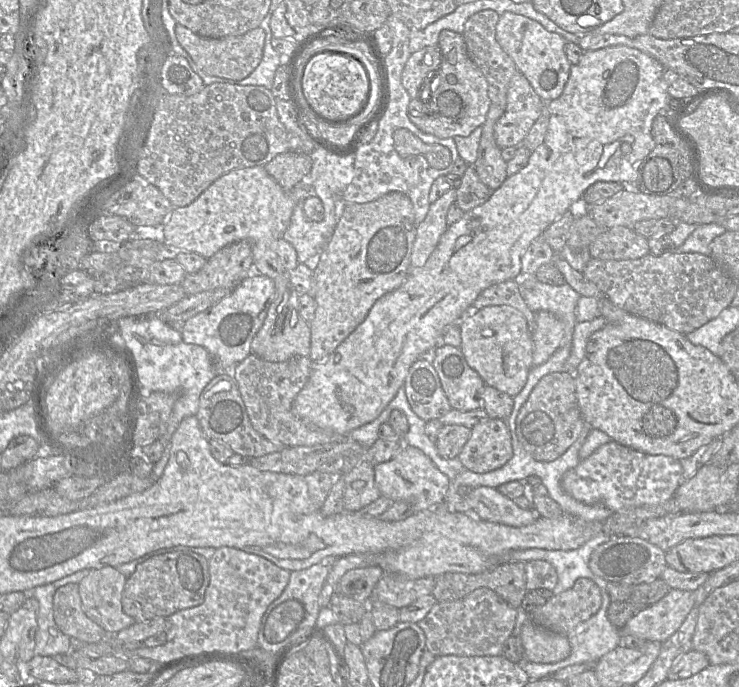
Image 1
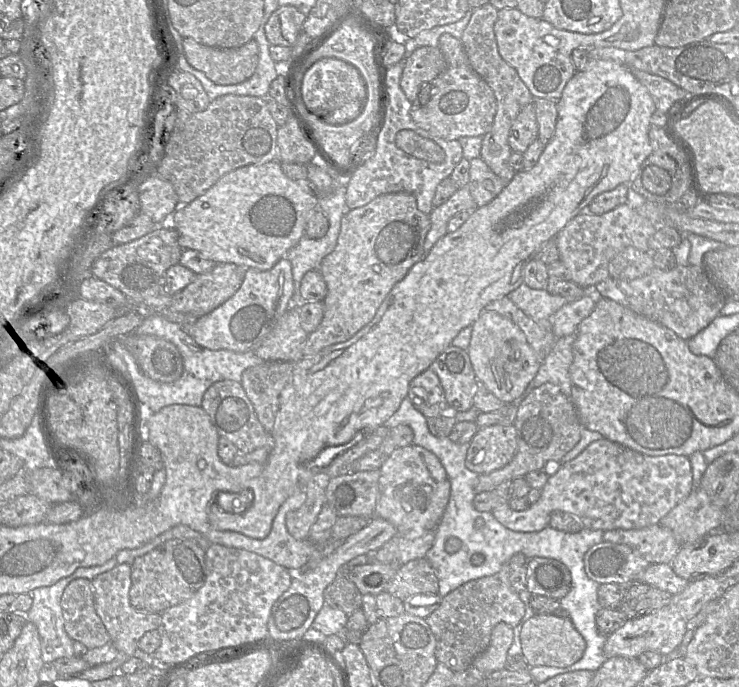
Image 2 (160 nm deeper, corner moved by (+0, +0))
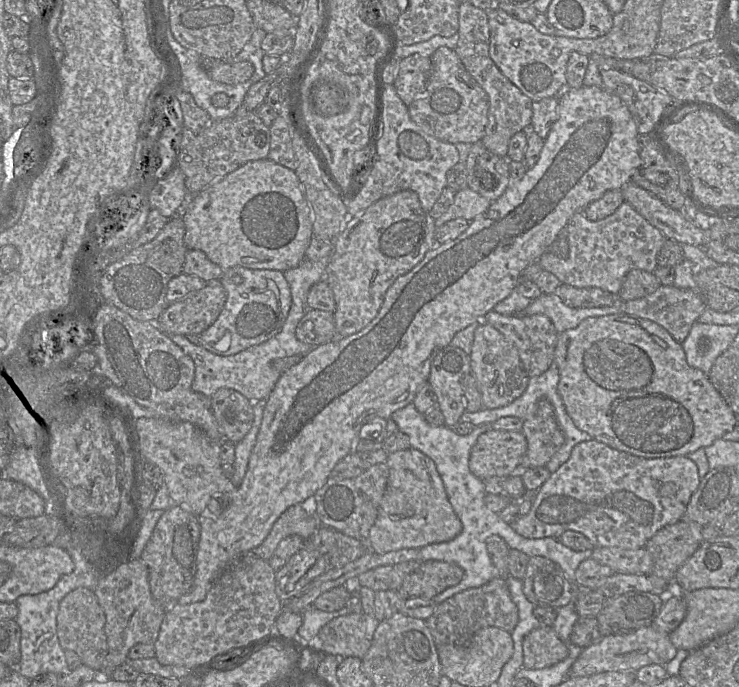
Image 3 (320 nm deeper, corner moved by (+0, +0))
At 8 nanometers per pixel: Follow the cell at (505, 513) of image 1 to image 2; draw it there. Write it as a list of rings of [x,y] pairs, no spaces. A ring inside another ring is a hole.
[[[602,438],[589,444],[576,458],[563,464],[558,464],[553,469],[553,474],[548,477],[544,487],[541,489],[540,498],[530,507],[523,511],[515,511],[509,506],[509,501],[502,501],[491,512],[493,516],[506,528],[516,532],[537,532],[549,525],[550,514],[553,511],[562,511],[577,516],[584,528],[592,530],[613,530],[613,529],[640,529],[658,524],[660,520],[671,511],[676,505],[683,501],[694,489],[694,480],[692,475],[692,467],[689,457],[684,455],[667,454],[667,455],[646,455],[608,439]]]

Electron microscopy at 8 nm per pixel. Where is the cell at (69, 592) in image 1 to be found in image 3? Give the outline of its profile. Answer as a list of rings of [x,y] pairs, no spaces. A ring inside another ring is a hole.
[[[77,588],[60,602],[57,615],[57,635],[64,650],[72,650],[80,657],[82,664],[100,671],[108,653],[107,637],[104,632],[106,618],[94,590]]]

